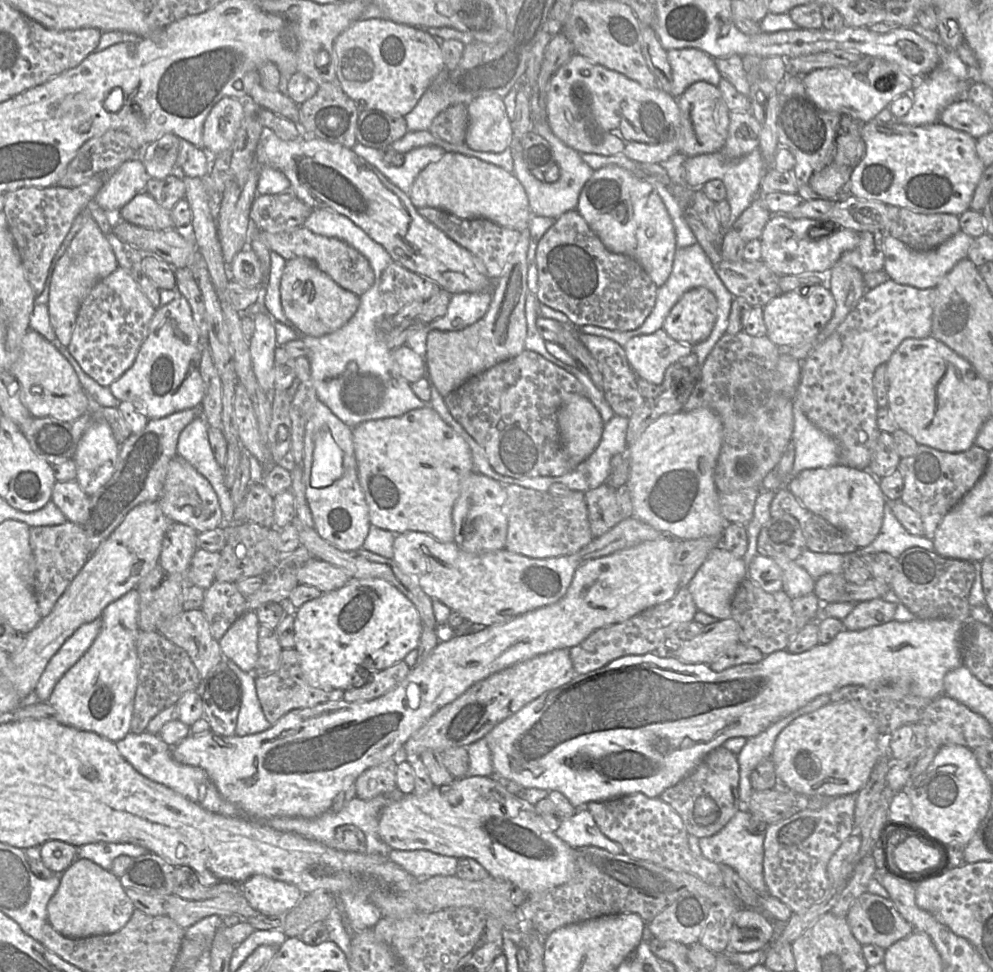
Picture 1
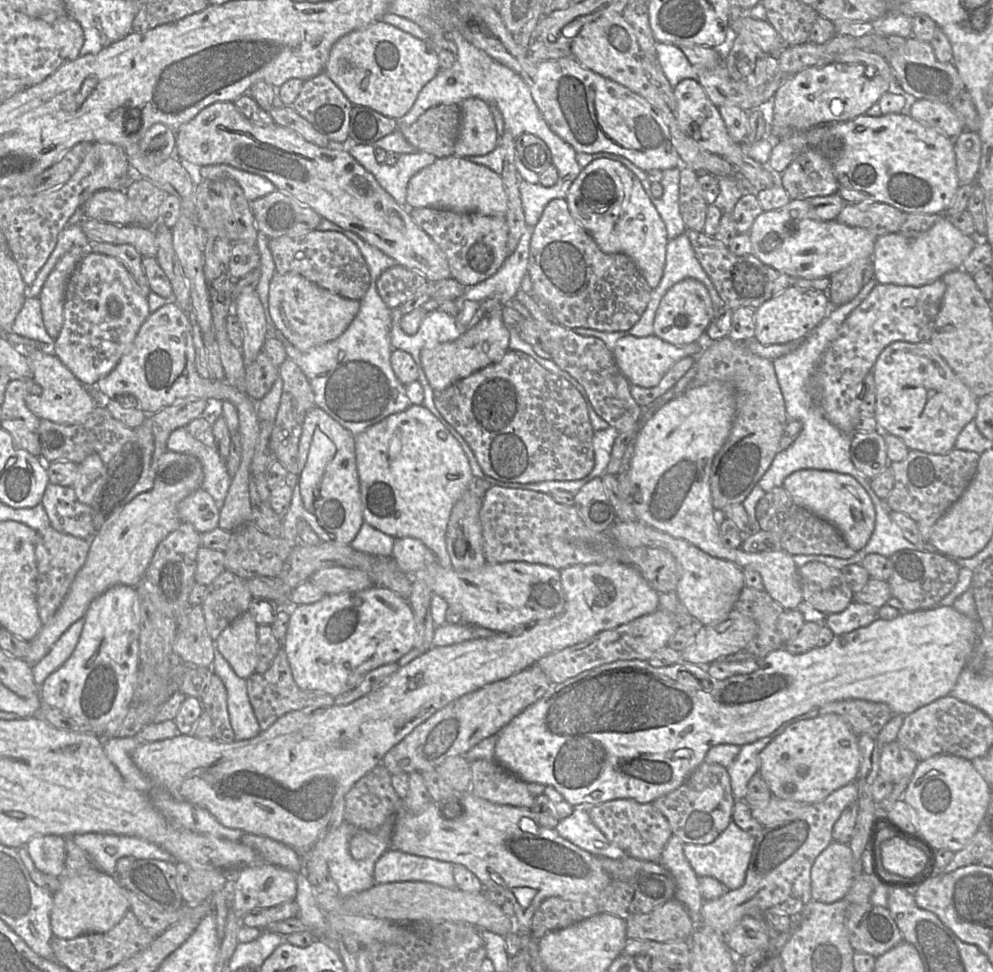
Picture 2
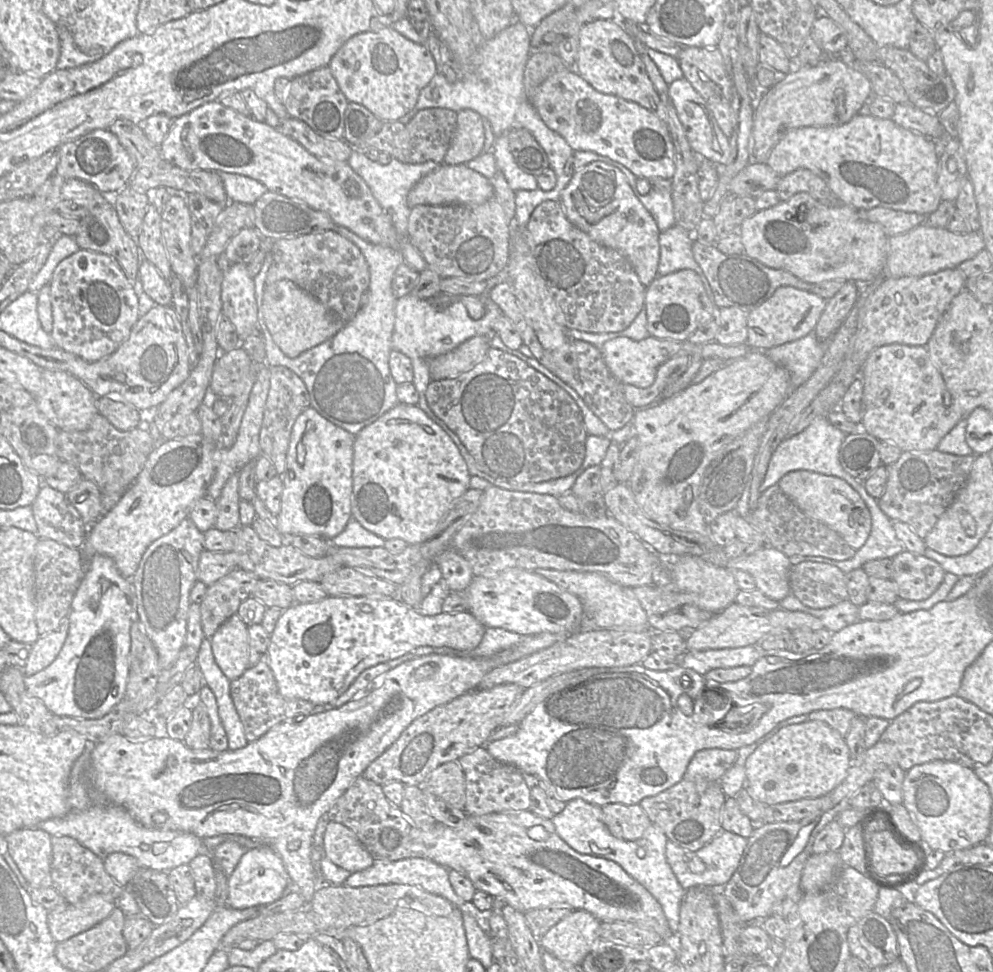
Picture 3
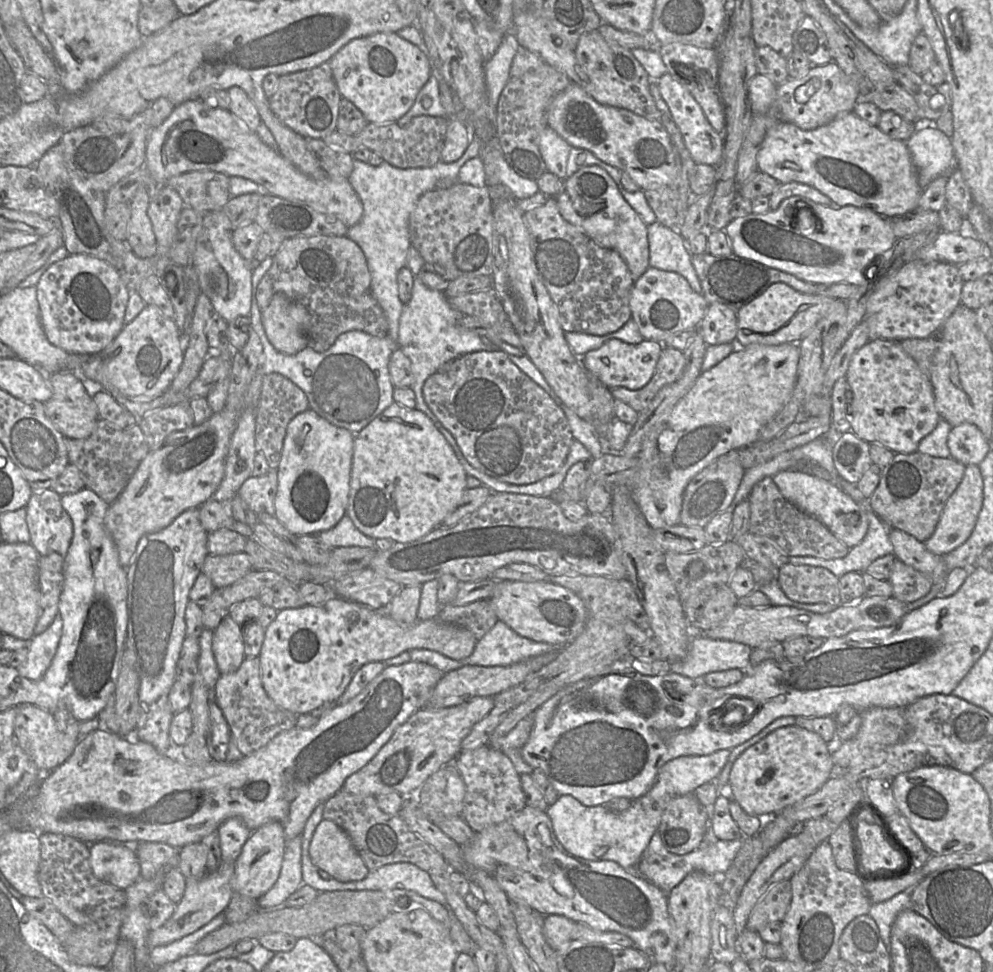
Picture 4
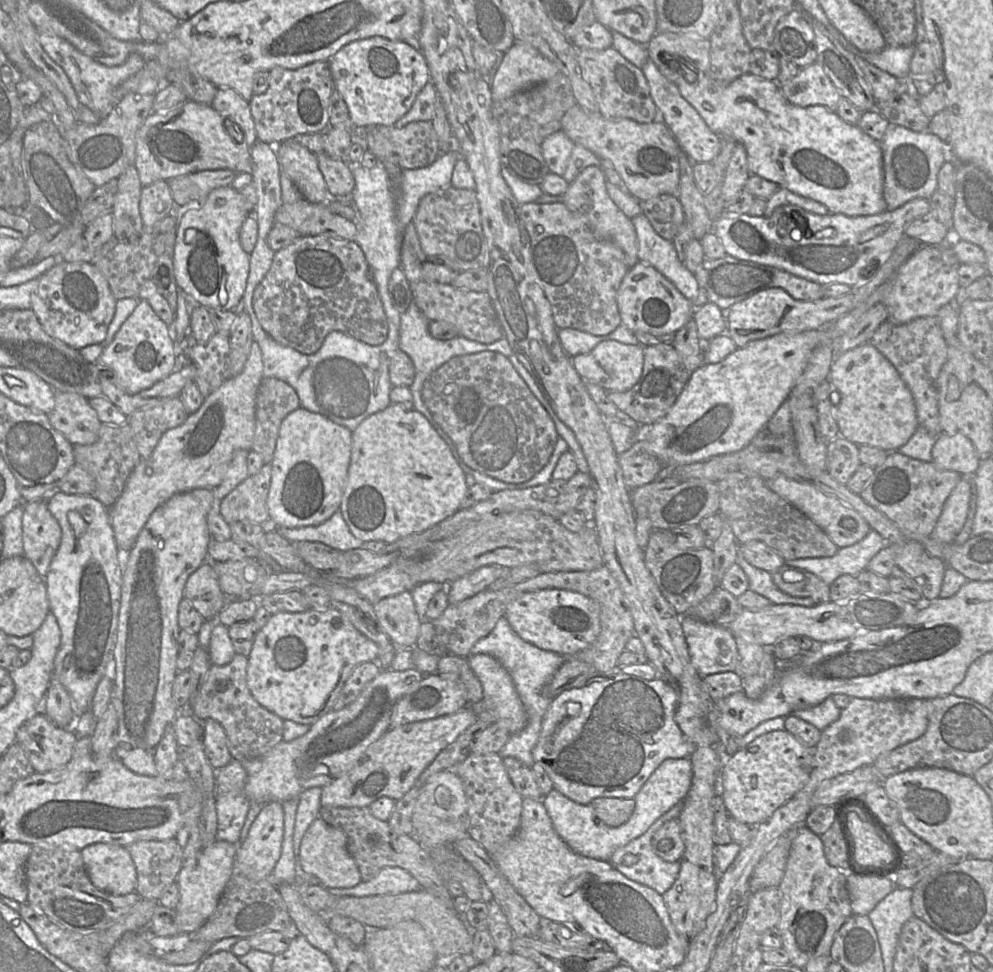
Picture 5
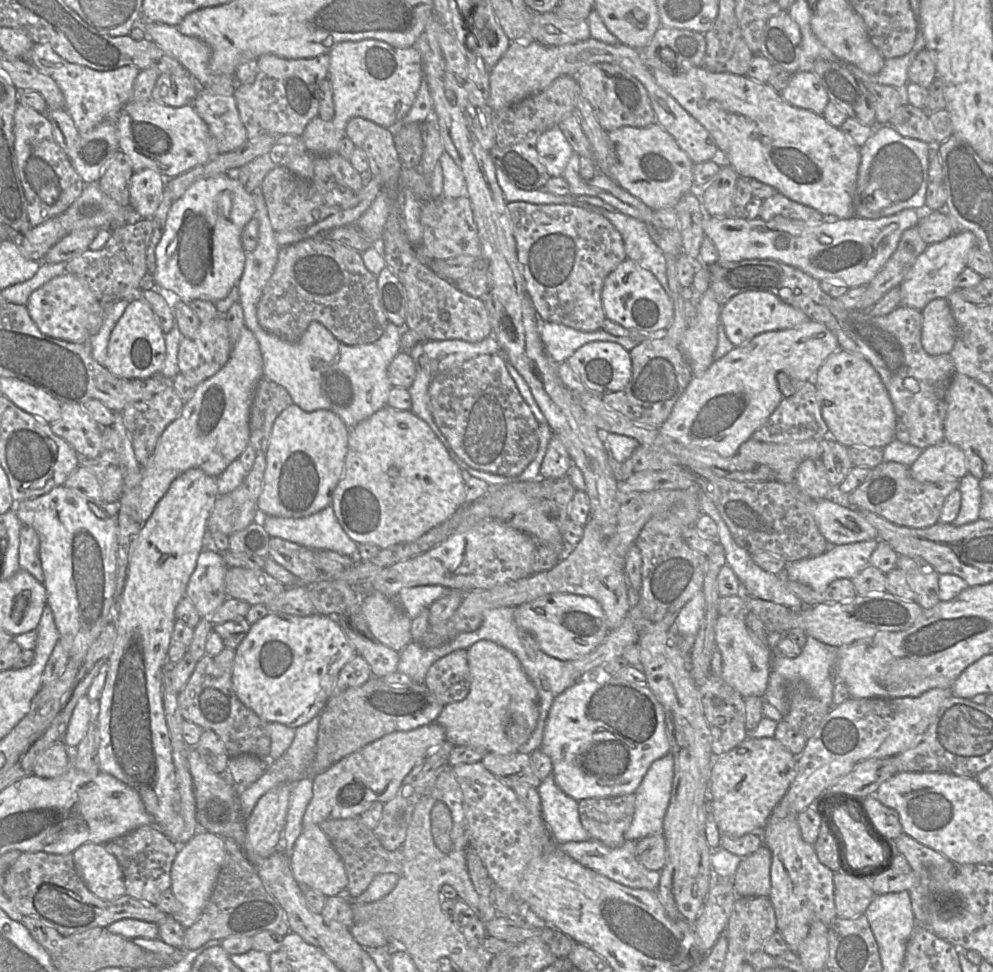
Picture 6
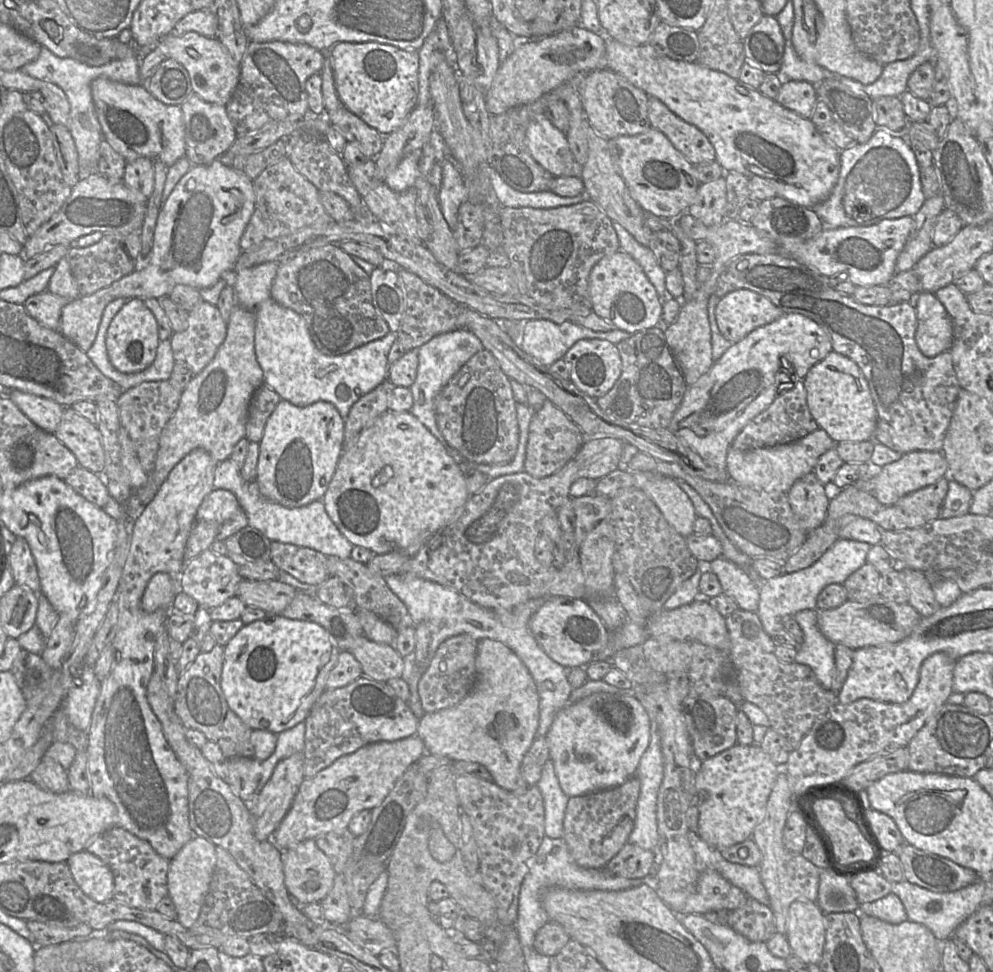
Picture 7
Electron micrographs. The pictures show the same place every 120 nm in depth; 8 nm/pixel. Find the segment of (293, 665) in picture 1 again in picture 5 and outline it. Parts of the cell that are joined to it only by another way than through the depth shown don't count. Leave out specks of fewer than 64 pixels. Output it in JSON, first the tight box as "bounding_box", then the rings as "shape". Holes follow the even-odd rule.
{"bounding_box":[184,653,284,761],"shape":[[[237,653],[226,665],[212,664],[200,689],[184,709],[201,722],[207,719],[218,721],[226,732],[230,754],[239,761],[261,758],[283,740],[284,720],[253,697],[247,685],[247,667],[248,656]]]}

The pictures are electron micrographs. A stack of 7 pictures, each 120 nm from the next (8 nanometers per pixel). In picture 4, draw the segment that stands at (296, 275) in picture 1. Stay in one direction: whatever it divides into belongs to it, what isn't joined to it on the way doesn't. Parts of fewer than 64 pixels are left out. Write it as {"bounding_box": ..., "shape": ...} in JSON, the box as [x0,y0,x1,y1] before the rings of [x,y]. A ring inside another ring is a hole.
{"bounding_box":[261,293,311,355],"shape":[[[283,293],[275,294],[269,305],[261,311],[261,321],[267,338],[273,347],[288,355],[296,354],[308,346],[306,329],[311,315],[308,309],[291,299]]]}

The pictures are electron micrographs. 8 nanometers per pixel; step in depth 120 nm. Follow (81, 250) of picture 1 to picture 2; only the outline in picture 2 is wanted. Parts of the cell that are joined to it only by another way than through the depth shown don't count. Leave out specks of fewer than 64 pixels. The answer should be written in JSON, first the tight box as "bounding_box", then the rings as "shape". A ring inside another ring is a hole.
{"bounding_box":[39,246,88,339],"shape":[[[72,246],[59,260],[39,294],[45,329],[56,339],[64,322],[64,301],[67,282],[88,248]]]}

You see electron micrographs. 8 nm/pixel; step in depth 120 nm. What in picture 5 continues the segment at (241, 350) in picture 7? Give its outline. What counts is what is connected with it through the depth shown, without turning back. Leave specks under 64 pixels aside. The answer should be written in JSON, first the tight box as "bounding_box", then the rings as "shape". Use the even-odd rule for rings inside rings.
{"bounding_box":[109,340,262,555],"shape":[[[254,340],[243,370],[204,398],[201,407],[190,413],[183,424],[167,430],[151,455],[135,466],[122,494],[109,508],[115,541],[122,555],[131,550],[150,515],[160,505],[178,493],[217,487],[222,483],[235,452],[252,448],[256,396],[262,378],[262,352]]]}

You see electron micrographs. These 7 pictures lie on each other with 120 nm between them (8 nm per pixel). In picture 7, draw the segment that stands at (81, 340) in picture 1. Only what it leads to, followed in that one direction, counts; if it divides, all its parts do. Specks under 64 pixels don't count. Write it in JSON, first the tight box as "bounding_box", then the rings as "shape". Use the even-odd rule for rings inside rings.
{"bounding_box":[23,290,68,330],"shape":[[[45,290],[28,297],[23,305],[27,313],[39,323],[52,330],[58,330],[61,310],[68,302],[66,298]]]}

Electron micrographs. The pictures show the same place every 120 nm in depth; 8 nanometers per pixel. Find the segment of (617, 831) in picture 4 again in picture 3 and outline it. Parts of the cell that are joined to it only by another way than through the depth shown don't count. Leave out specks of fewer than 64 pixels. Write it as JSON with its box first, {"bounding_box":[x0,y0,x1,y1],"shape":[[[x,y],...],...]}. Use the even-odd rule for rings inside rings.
{"bounding_box":[551,749,737,935],"shape":[[[703,749],[694,754],[684,774],[685,780],[719,781],[737,759],[737,750]],[[580,798],[567,802],[565,808],[560,813],[555,814],[551,821],[557,835],[575,851],[614,861],[650,892],[661,905],[669,927],[676,935],[680,904],[686,890],[679,884],[667,862],[665,849],[668,838],[658,825],[652,823],[638,840],[619,839],[613,836],[604,824],[601,807]]]}

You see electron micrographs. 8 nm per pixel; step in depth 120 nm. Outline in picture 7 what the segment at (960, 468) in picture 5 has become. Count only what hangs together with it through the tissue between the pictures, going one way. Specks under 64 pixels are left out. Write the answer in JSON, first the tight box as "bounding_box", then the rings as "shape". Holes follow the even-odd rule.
{"bounding_box":[853,451,948,505],"shape":[[[913,451],[902,455],[898,461],[876,469],[869,477],[856,482],[853,486],[869,493],[883,505],[893,505],[902,497],[935,484],[947,476],[948,464],[942,451]]]}

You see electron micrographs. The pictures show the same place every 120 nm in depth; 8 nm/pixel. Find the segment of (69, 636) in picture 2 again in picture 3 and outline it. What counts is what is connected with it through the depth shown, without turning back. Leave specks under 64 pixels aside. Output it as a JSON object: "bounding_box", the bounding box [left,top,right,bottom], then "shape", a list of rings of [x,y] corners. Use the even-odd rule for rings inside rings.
{"bounding_box":[22,616,68,676],"shape":[[[68,616],[63,618],[59,627],[46,635],[41,635],[32,644],[26,664],[22,668],[26,676],[32,676],[49,666],[58,656],[67,638]]]}

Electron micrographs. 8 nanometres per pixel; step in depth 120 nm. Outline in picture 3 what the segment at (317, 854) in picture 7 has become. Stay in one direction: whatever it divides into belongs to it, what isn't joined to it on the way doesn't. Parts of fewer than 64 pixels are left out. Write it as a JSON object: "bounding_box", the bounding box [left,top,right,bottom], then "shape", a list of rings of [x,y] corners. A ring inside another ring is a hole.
{"bounding_box":[323,821,374,874],"shape":[[[332,821],[328,822],[325,829],[323,854],[351,874],[365,870],[374,861],[353,831],[341,823]]]}

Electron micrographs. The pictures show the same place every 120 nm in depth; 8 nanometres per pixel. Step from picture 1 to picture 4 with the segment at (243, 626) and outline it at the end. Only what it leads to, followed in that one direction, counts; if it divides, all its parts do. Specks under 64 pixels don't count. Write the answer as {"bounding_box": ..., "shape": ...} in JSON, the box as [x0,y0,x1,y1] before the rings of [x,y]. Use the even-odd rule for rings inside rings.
{"bounding_box":[212,616,246,674],"shape":[[[226,616],[213,631],[212,650],[221,674],[239,669],[246,655],[242,627]]]}

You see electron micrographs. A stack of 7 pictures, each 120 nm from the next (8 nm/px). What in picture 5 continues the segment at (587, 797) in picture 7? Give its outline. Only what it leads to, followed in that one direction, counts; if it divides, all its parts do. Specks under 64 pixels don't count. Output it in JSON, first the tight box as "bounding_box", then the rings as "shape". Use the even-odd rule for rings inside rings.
{"bounding_box":[590,798,634,827],"shape":[[[595,798],[590,803],[599,821],[610,827],[618,827],[631,817],[634,798]]]}

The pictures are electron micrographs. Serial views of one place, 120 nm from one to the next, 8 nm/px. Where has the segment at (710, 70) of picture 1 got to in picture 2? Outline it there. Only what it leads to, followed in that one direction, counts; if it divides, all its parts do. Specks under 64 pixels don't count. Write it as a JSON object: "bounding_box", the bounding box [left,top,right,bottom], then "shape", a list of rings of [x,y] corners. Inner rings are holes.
{"bounding_box":[656,42,698,88],"shape":[[[656,42],[656,53],[658,63],[672,88],[684,79],[697,80],[698,69],[676,45]]]}

